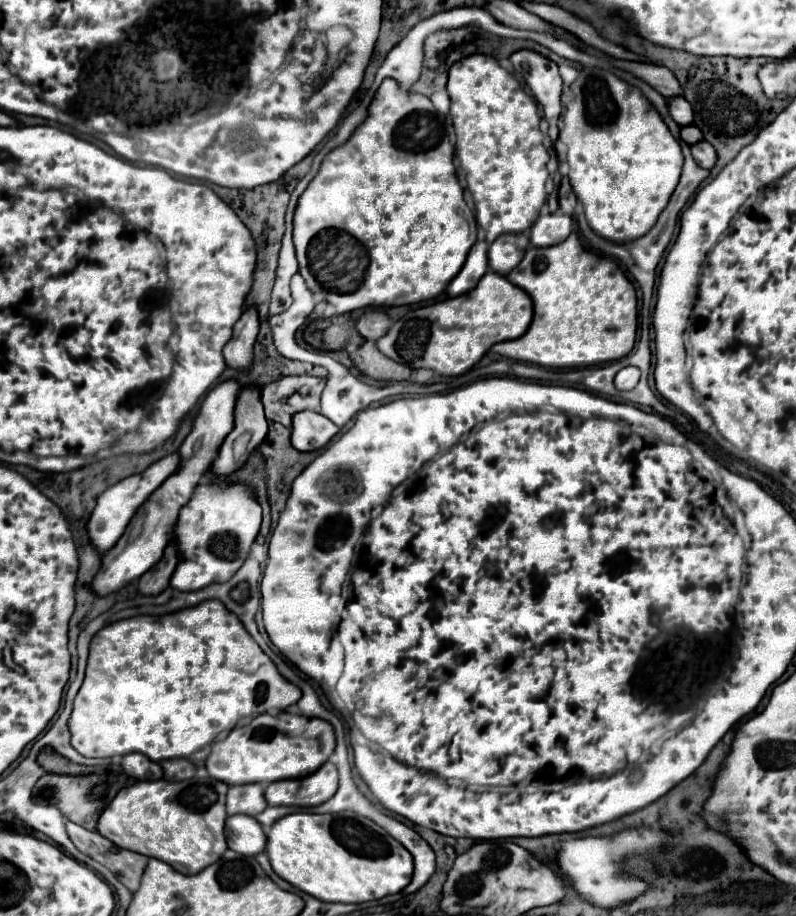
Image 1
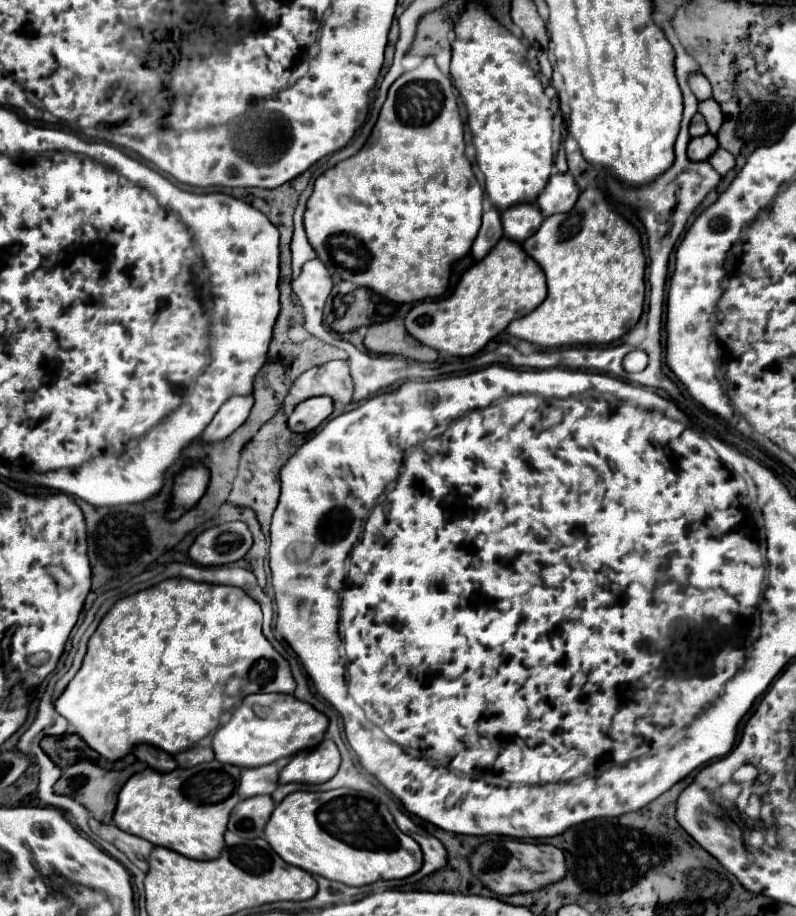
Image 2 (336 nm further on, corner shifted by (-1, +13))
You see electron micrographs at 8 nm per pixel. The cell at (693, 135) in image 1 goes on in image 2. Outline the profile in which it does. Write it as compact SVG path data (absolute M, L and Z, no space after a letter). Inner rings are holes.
M707 133L707 135L701 135L701 137L693 137L691 143L689 143L689 159L695 159L695 161L705 161L709 159L709 155L717 149L717 137Z

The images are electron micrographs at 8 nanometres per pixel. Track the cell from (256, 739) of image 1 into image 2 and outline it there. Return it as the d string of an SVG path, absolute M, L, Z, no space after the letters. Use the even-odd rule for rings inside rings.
M259 693L243 699L231 721L219 727L213 735L213 751L219 763L240 768L269 765L281 757L291 757L303 749L317 747L323 741L329 719L313 705L295 699L293 695Z

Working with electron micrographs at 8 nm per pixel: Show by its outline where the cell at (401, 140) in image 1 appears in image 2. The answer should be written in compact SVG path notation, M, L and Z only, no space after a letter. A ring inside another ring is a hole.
M427 57L427 59L423 59L423 63L417 69L401 75L391 85L389 95L387 95L387 99L381 107L379 119L377 119L365 147L361 147L359 153L355 153L353 157L349 157L345 161L339 161L335 167L331 167L321 177L317 177L313 193L307 201L303 221L305 221L307 239L309 239L311 247L315 249L319 261L333 275L337 275L339 279L351 281L357 287L367 287L367 289L371 289L371 291L375 291L375 293L379 293L379 295L383 295L383 297L387 297L389 301L395 301L395 303L415 303L415 301L423 301L423 299L429 299L429 297L441 297L445 293L447 285L449 285L453 263L457 263L459 259L463 259L469 253L469 249L473 245L473 239L477 237L477 231L481 227L483 214L483 189L479 187L479 183L473 175L469 159L465 157L465 139L461 135L463 135L463 123L459 119L459 109L457 109L457 99L453 95L453 85L437 69L433 57ZM345 237L349 241L355 241L355 247L345 247L345 243L339 243L339 241L345 241Z

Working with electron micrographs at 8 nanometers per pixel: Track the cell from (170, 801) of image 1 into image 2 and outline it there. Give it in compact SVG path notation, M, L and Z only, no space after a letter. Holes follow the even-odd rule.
M219 761L169 773L147 769L123 785L117 797L113 821L119 829L185 857L201 861L215 859L225 845L223 833L227 829L229 813L239 803L239 771L239 767L223 765Z

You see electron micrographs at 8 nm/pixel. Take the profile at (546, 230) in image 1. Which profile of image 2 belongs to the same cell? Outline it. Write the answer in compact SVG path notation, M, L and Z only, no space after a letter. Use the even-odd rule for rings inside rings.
M553 173L547 187L537 199L537 205L543 213L543 217L555 215L555 213L567 213L573 209L575 201L579 197L579 187L575 179L571 179L569 173Z

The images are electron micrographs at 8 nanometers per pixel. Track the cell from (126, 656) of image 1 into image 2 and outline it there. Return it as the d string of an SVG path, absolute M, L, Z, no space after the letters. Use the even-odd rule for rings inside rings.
M167 579L161 581L155 587L143 589L135 595L123 597L119 599L111 611L101 619L97 631L93 633L93 637L89 639L89 649L87 655L83 659L83 667L79 669L79 673L71 679L71 683L67 685L67 689L63 691L63 695L55 701L55 709L59 711L59 715L63 715L71 727L75 729L75 733L99 755L103 755L105 759L121 759L123 755L129 753L129 749L137 743L151 743L171 755L185 751L189 747L193 747L199 739L203 739L205 735L209 735L213 729L219 727L219 715L233 707L235 703L241 703L243 697L251 695L251 693L293 693L295 691L295 681L291 677L291 669L289 663L273 649L273 645L267 641L267 637L261 633L261 607L259 603L255 603L245 591L239 591L237 587L227 587L227 585L209 585L209 583L195 583L195 581L187 581L187 579Z

